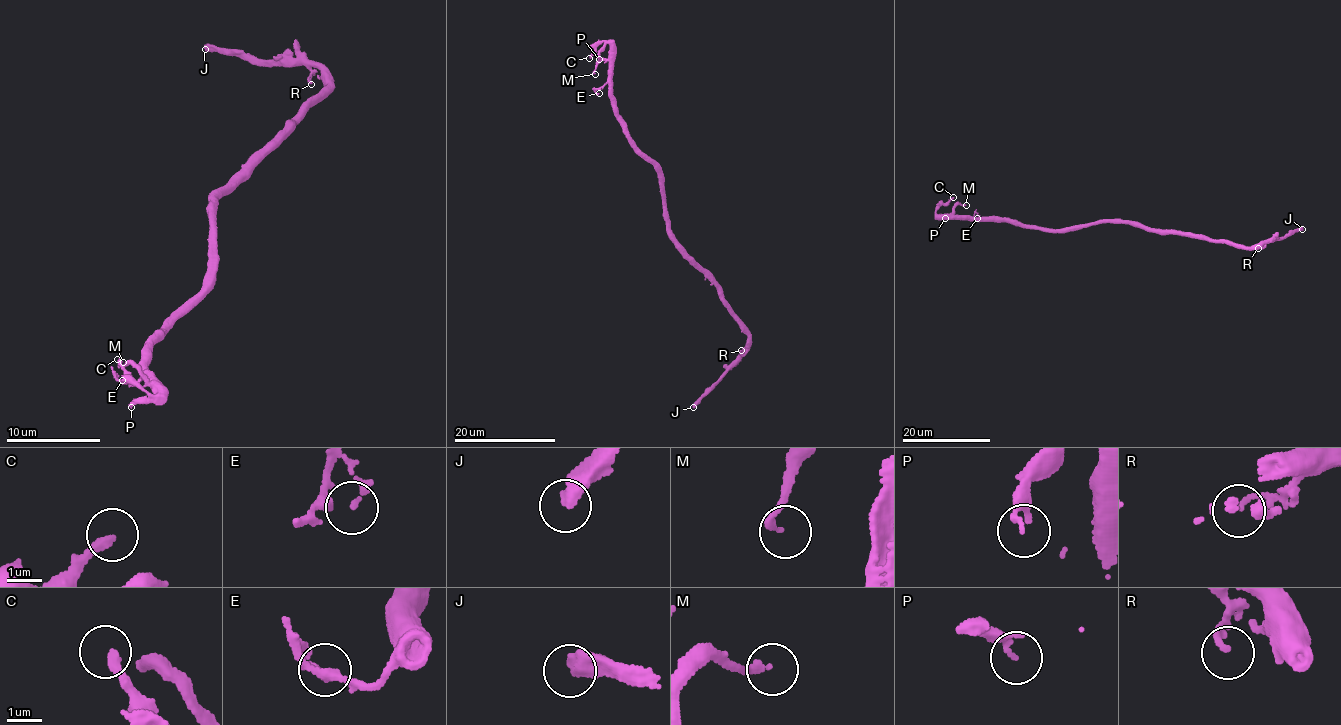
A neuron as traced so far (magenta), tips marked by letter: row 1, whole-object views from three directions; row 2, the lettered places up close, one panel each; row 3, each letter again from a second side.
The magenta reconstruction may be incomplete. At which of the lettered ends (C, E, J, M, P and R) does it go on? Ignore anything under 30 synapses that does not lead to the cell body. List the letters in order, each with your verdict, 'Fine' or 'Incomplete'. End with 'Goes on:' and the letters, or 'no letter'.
C: Fine
E: Fine
J: Incomplete
M: Fine
P: Fine
R: Fine
Goes on: J

